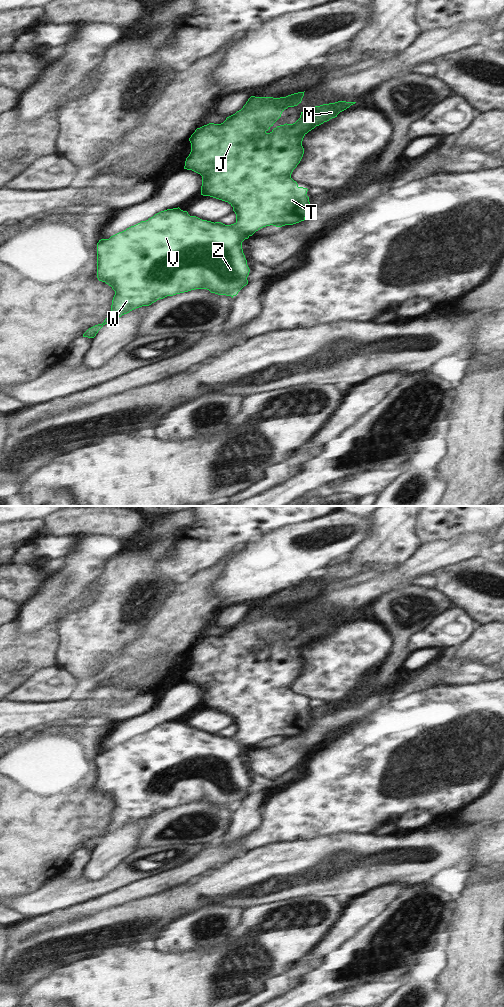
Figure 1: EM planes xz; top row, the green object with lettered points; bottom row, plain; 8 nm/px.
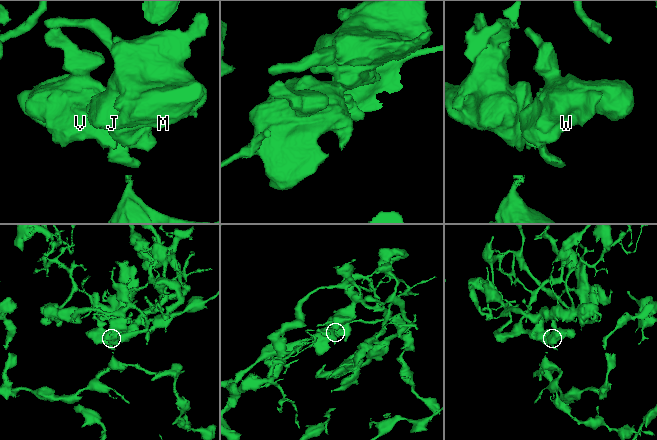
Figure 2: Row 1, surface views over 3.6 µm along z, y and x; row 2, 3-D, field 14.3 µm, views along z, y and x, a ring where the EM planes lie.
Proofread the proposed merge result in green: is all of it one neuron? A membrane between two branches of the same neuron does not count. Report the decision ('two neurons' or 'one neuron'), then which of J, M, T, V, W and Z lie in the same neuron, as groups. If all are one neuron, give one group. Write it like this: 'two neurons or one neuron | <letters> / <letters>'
one neuron | J M T V W Z

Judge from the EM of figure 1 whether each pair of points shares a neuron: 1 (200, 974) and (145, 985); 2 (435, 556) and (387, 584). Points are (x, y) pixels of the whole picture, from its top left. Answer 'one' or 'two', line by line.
1: one
2: one

